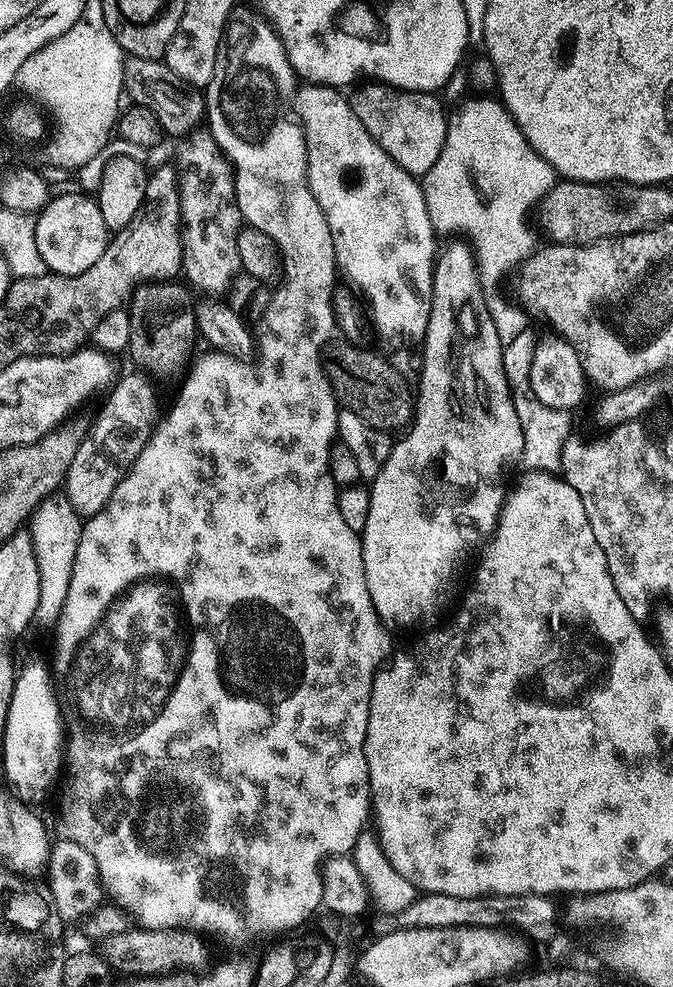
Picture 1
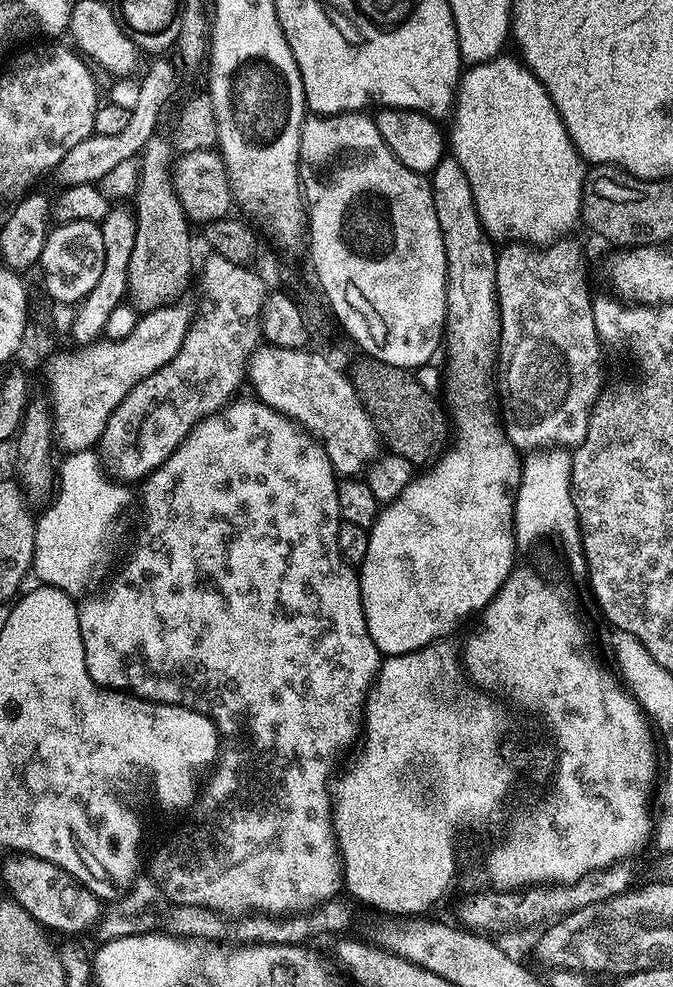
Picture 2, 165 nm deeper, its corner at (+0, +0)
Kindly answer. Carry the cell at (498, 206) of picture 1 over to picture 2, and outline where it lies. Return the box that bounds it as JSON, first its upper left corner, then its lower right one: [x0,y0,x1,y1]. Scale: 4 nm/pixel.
[450,54,586,246]

